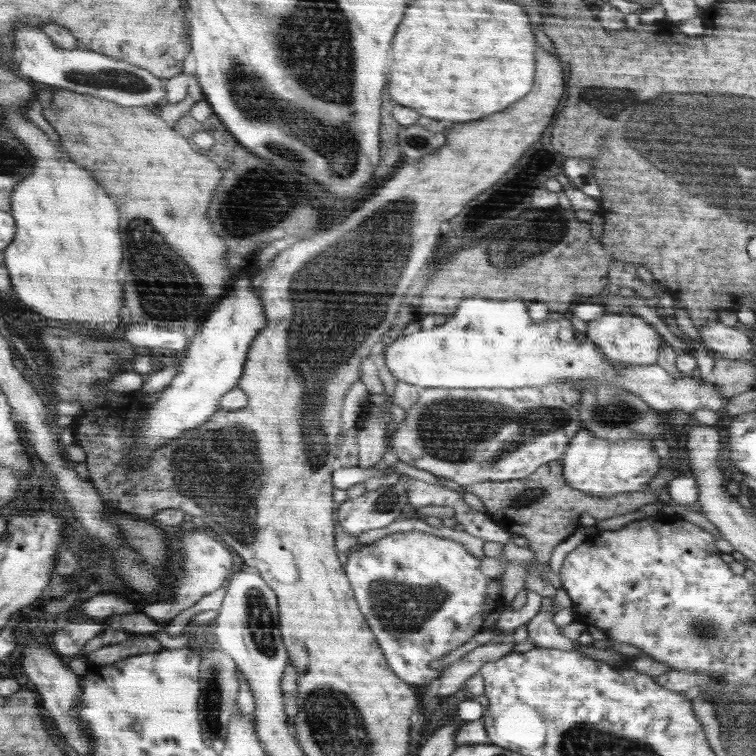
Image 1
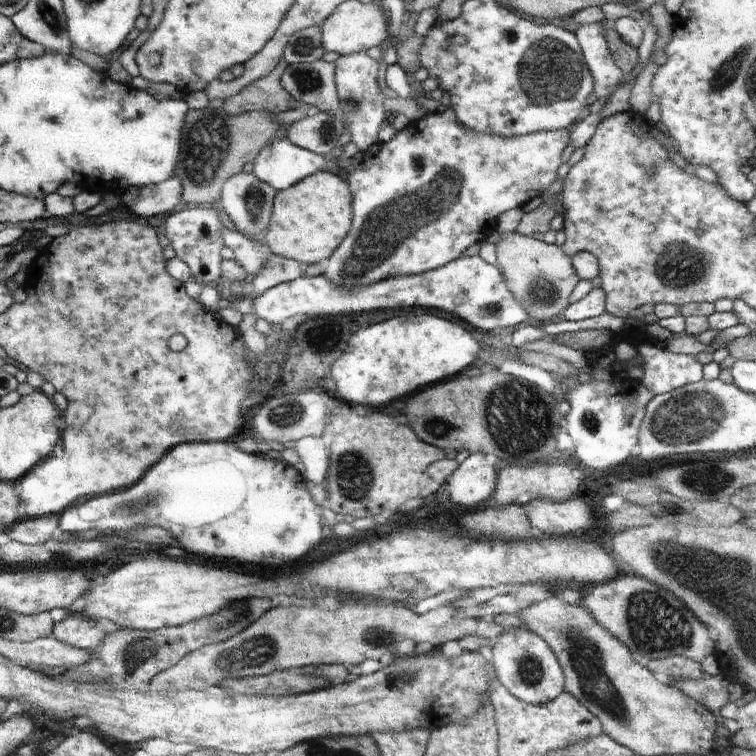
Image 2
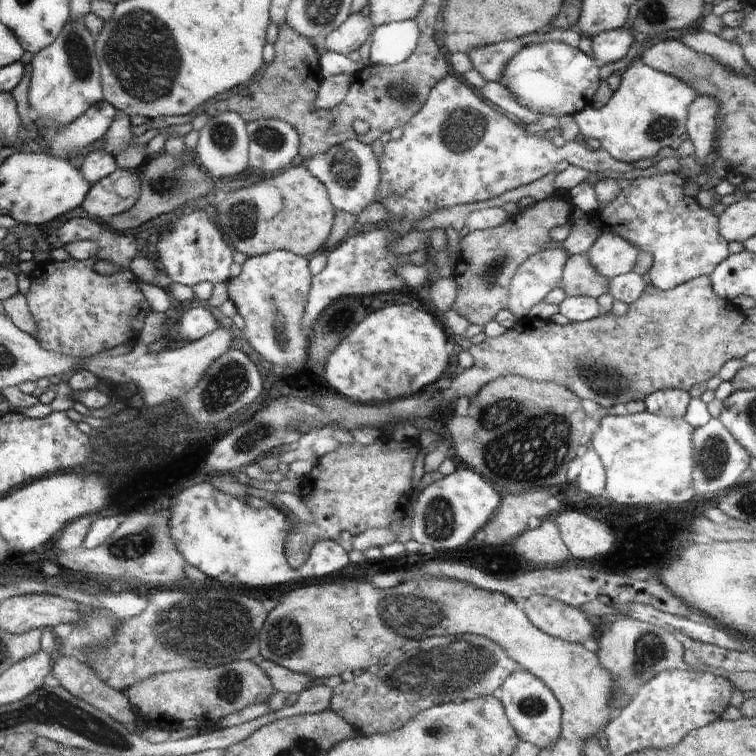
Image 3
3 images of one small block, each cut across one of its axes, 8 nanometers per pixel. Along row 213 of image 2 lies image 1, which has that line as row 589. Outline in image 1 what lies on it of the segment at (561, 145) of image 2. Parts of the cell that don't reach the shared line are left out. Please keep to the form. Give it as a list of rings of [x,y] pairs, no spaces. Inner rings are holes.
[[[416,530],[394,532],[371,544],[358,546],[354,552],[347,554],[345,559],[346,566],[344,566],[344,570],[346,570],[346,576],[348,576],[350,584],[352,584],[354,598],[358,603],[360,612],[362,612],[368,626],[374,633],[376,642],[378,642],[378,646],[382,649],[387,663],[391,665],[396,676],[400,676],[402,680],[408,681],[408,684],[416,685],[422,690],[425,690],[428,684],[435,682],[438,676],[440,676],[440,673],[444,671],[444,669],[432,669],[428,664],[433,660],[445,657],[445,655],[452,652],[452,650],[456,650],[458,646],[462,646],[464,642],[468,642],[470,638],[474,638],[474,636],[478,634],[478,630],[482,628],[484,620],[486,620],[490,614],[494,614],[494,612],[500,608],[500,604],[502,604],[502,574],[505,573],[507,567],[504,557],[498,556],[498,559],[488,558],[488,556],[478,558],[478,556],[470,554],[464,544],[460,544],[460,542],[456,542],[450,538],[442,538]]]

